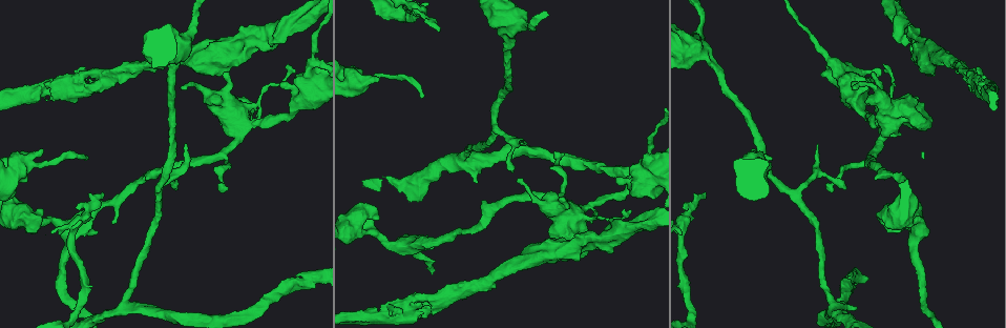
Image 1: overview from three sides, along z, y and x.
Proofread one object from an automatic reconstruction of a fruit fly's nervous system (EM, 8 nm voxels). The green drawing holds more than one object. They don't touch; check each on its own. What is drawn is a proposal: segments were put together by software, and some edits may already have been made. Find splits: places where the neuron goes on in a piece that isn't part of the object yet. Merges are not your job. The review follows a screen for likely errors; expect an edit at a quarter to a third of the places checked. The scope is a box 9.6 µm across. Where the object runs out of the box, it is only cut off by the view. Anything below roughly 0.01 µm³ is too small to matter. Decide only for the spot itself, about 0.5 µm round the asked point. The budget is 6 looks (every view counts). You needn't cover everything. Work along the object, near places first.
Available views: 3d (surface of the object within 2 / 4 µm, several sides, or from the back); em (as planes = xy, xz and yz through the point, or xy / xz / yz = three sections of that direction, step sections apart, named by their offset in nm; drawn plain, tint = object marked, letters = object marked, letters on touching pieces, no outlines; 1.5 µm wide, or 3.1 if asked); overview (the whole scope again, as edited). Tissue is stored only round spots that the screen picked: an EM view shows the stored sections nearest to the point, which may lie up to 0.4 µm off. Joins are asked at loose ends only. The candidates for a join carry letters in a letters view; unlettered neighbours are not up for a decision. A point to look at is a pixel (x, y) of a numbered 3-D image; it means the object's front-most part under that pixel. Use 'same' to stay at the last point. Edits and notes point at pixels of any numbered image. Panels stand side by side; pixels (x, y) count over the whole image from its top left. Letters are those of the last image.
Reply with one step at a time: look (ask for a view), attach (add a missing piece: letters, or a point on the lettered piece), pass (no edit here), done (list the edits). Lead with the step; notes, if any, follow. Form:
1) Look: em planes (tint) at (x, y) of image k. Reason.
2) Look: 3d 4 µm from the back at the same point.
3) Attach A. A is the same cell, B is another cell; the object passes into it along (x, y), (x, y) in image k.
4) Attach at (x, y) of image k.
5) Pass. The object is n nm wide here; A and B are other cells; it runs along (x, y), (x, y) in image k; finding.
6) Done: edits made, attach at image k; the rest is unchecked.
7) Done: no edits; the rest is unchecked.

Look: em xy step 8 (letters) at (440, 29) of image 1. Branch stops here.

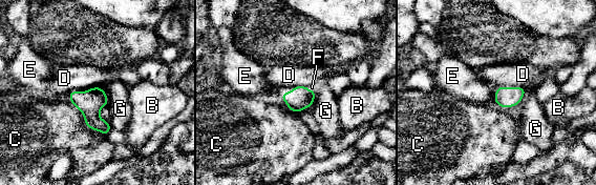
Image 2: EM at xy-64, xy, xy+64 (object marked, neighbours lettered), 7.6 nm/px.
Look: em planes (letters) at the same point. Cut it another way.

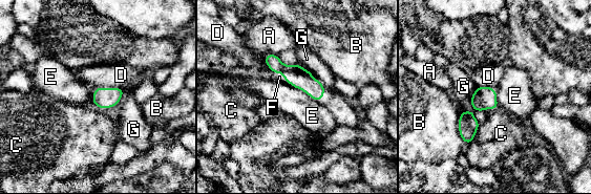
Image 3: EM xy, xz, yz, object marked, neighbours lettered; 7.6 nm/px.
Attach F. The longest contact is with G, 280 nm; F is the same cell, A, B, C, D, E and G are other cells; it goes on there.

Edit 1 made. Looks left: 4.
Look: overview.

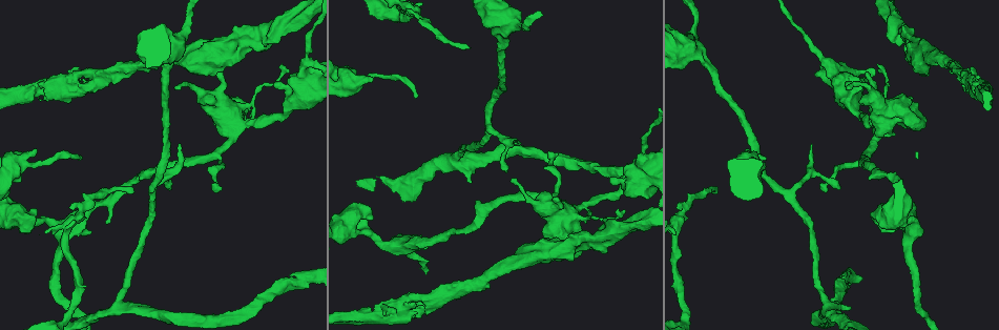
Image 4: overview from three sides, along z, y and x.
Look: em planes (tint) at (848, 308) of image 4. Branch stops here.

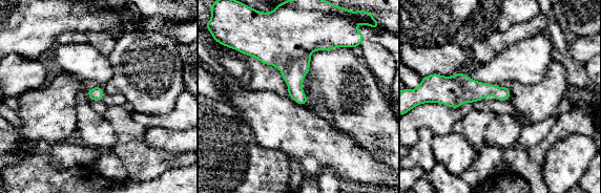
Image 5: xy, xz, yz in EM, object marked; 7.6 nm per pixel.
Look: em planes (letters) at the same point. See the neighbours.

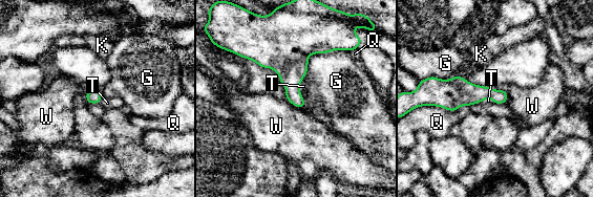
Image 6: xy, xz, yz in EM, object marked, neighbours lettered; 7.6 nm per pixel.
Attach T. T is the same cell, G, K, Q and W are other cells; the object passes into it along (289, 57), (299, 87), (303, 86) in image 6; the neuron continues.

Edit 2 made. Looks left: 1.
Done: edits made, attach at image 3, attach at image 6; the rest is unchecked.

